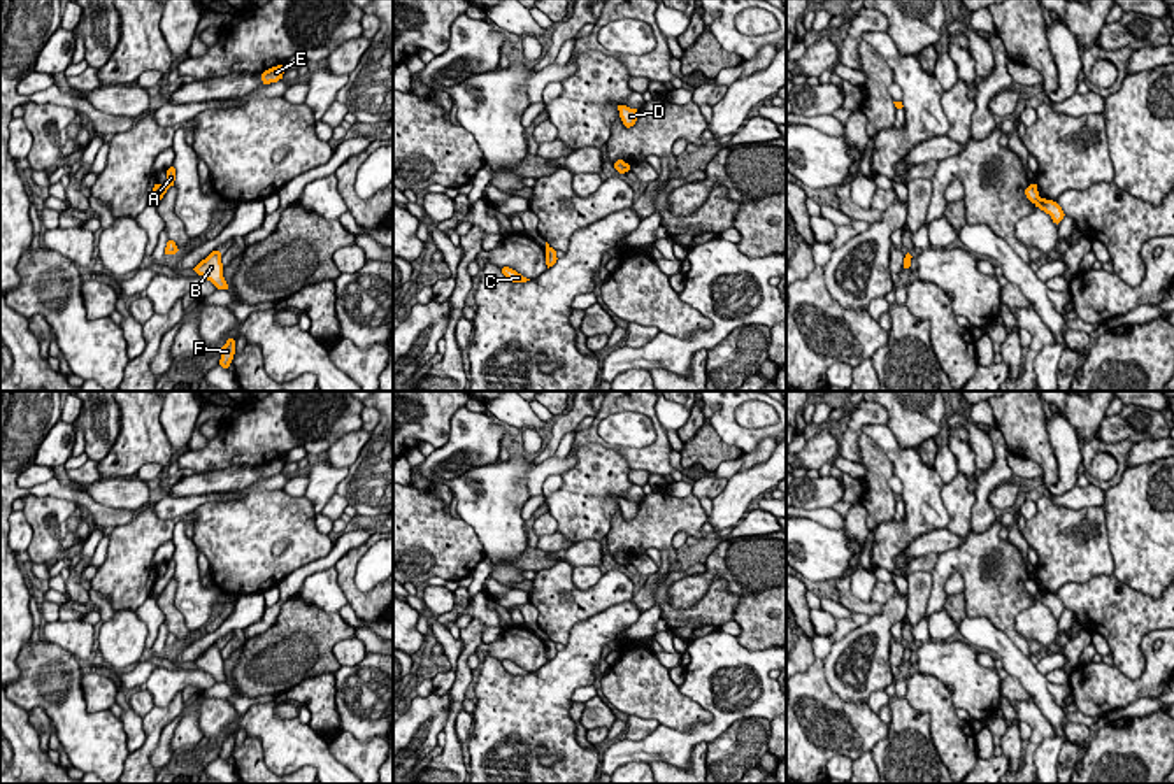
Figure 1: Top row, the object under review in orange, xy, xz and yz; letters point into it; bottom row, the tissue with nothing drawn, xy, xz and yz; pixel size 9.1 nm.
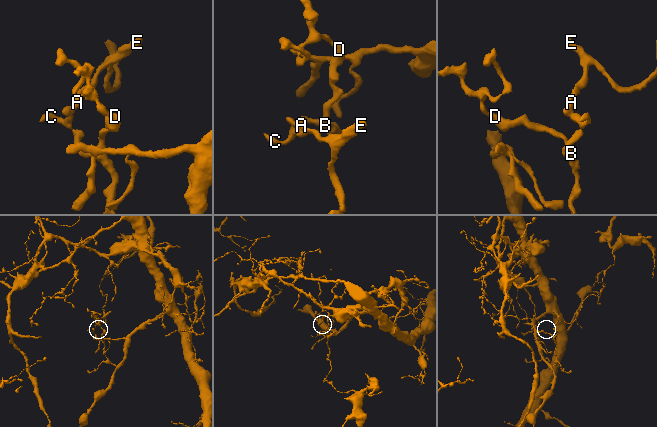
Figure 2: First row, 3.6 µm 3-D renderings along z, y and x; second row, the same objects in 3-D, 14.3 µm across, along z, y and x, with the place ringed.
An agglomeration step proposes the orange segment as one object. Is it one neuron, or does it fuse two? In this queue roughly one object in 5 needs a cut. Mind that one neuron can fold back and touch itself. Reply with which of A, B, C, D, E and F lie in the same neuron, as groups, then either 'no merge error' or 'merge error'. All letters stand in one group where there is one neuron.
A E / B C D F | merge error

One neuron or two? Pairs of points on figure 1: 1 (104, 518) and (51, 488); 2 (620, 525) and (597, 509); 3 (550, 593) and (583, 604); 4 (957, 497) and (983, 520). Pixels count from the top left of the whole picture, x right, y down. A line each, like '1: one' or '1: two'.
1: one
2: two
3: one
4: two

